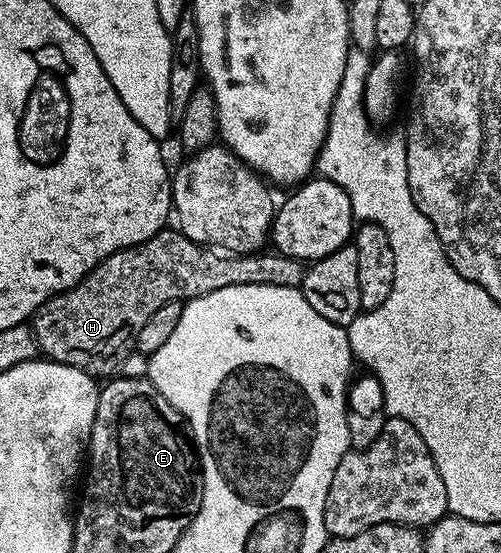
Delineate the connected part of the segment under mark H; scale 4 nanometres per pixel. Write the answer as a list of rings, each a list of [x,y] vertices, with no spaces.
[[[165,227],[146,242],[118,250],[106,257],[93,272],[85,276],[73,288],[52,296],[31,317],[30,327],[35,336],[36,347],[47,359],[74,366],[93,378],[108,378],[119,369],[120,364],[134,351],[136,335],[154,310],[162,310],[166,302],[187,302],[202,298],[214,290],[226,286],[290,286],[299,288],[304,280],[305,261],[283,256],[275,250],[261,250],[233,254],[215,246],[199,244],[186,238],[175,227]]]

